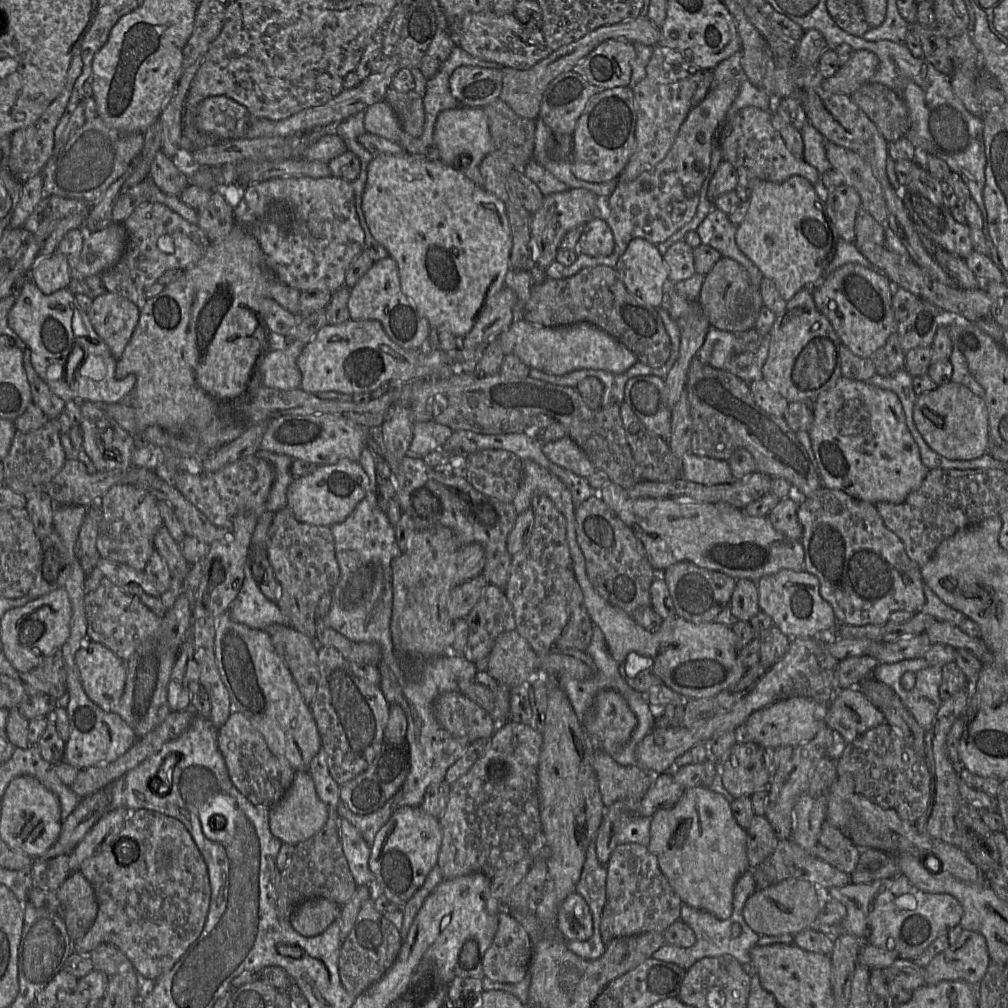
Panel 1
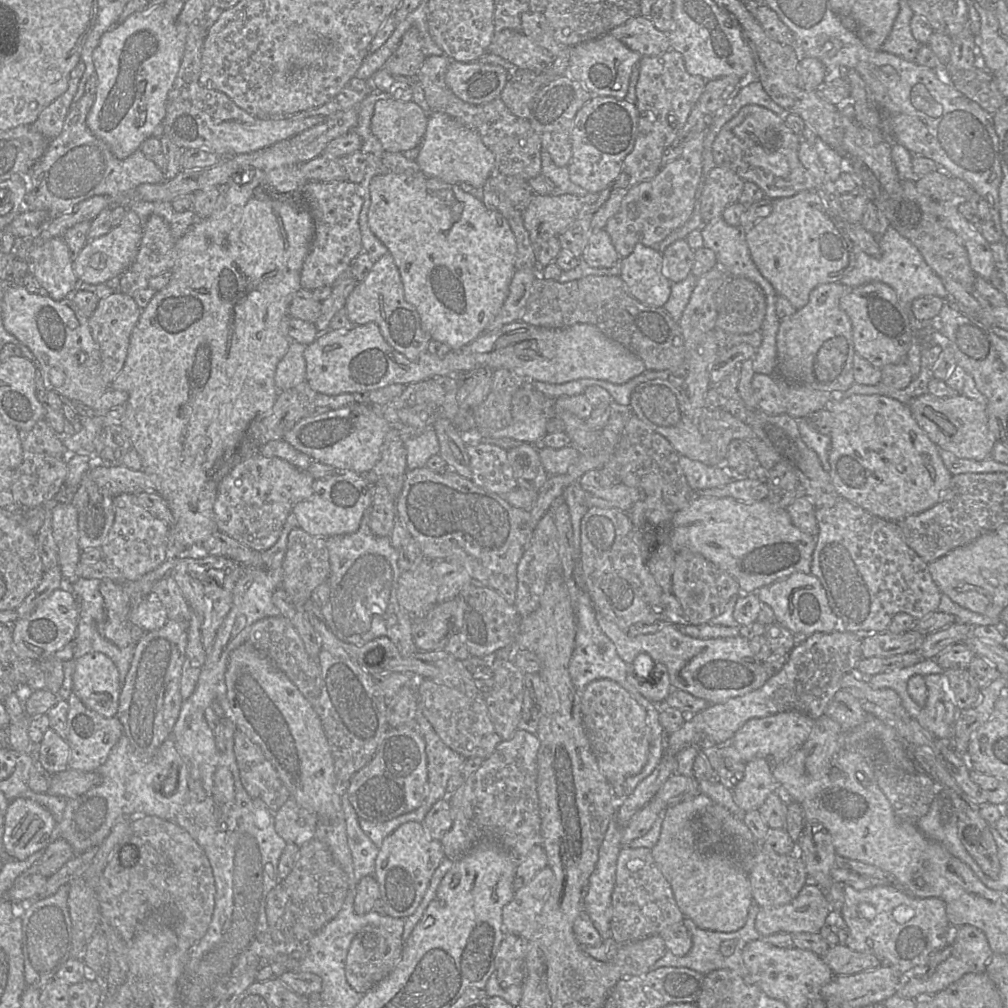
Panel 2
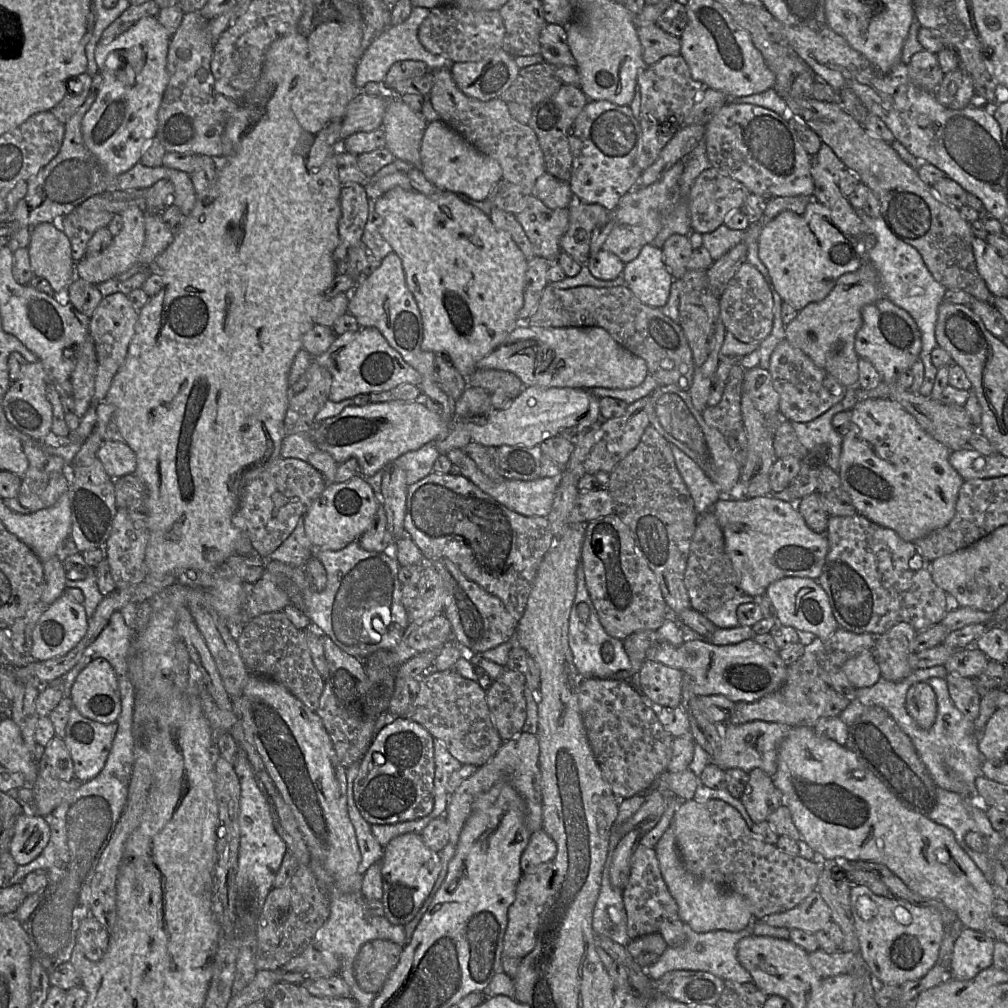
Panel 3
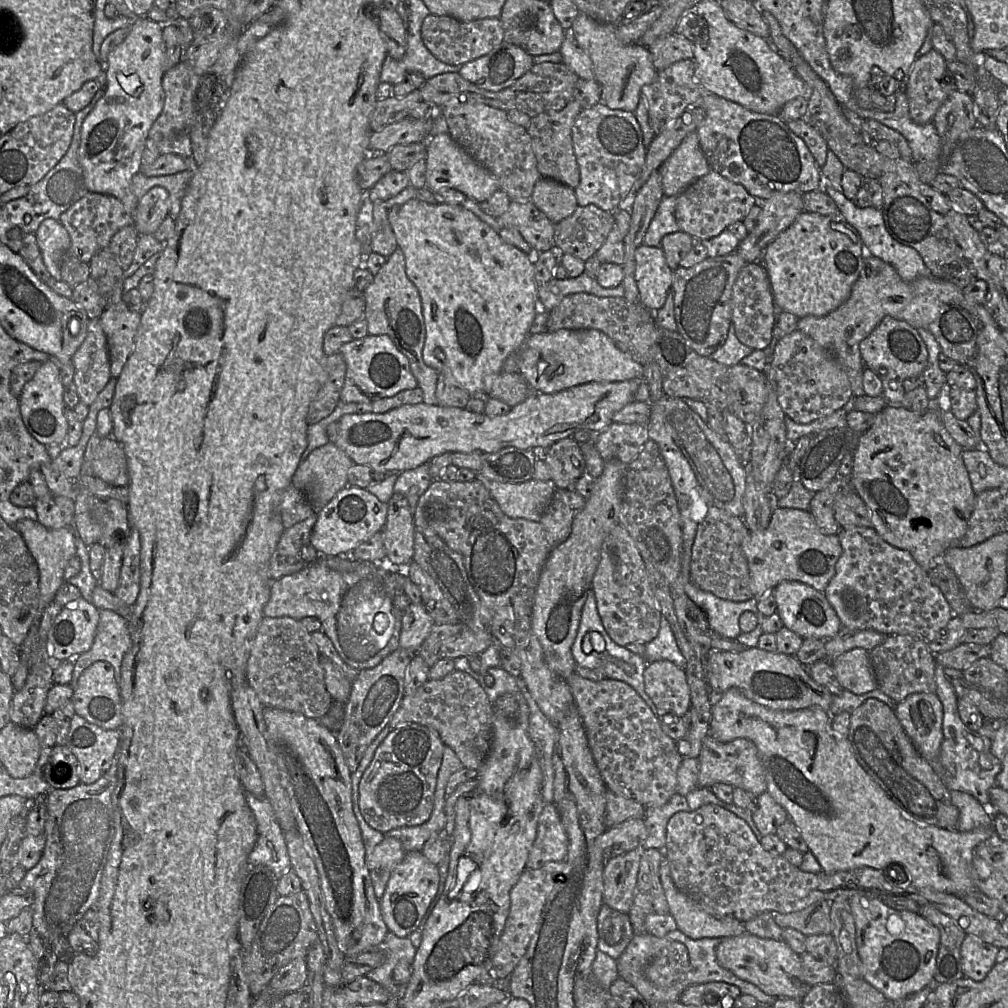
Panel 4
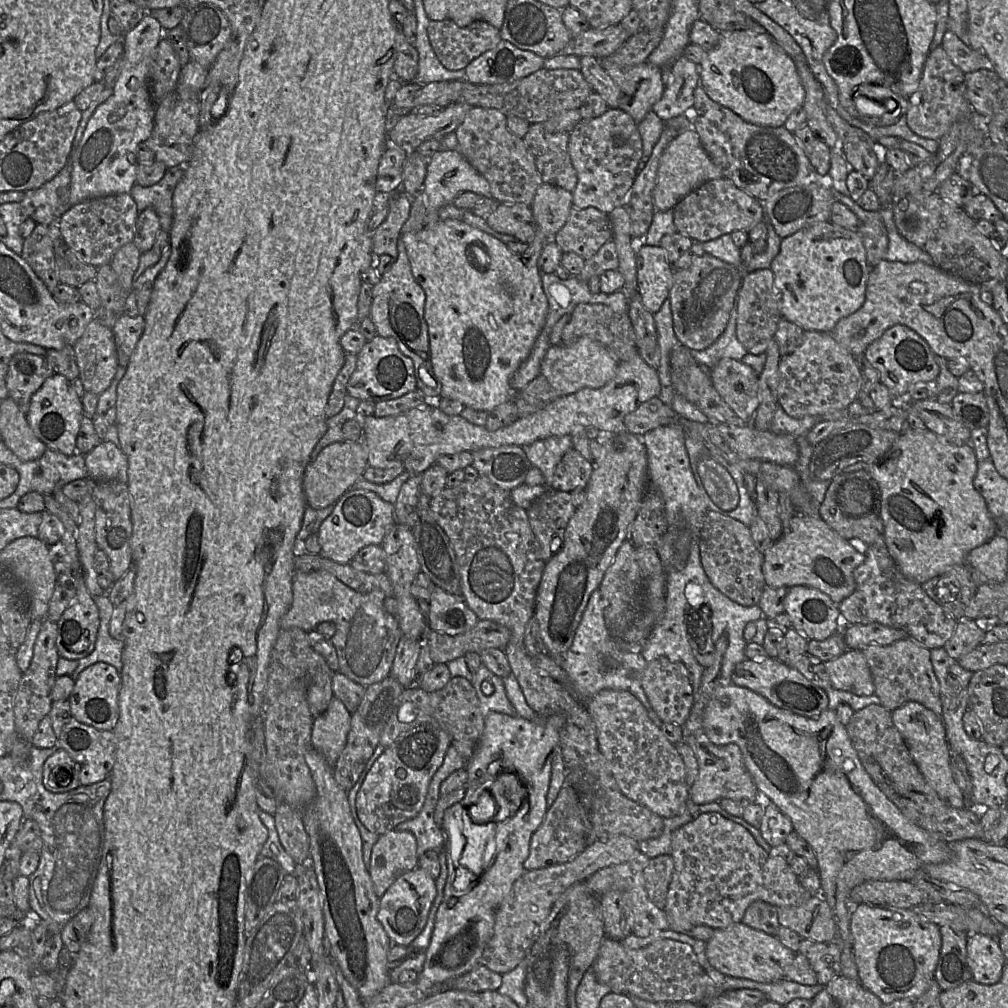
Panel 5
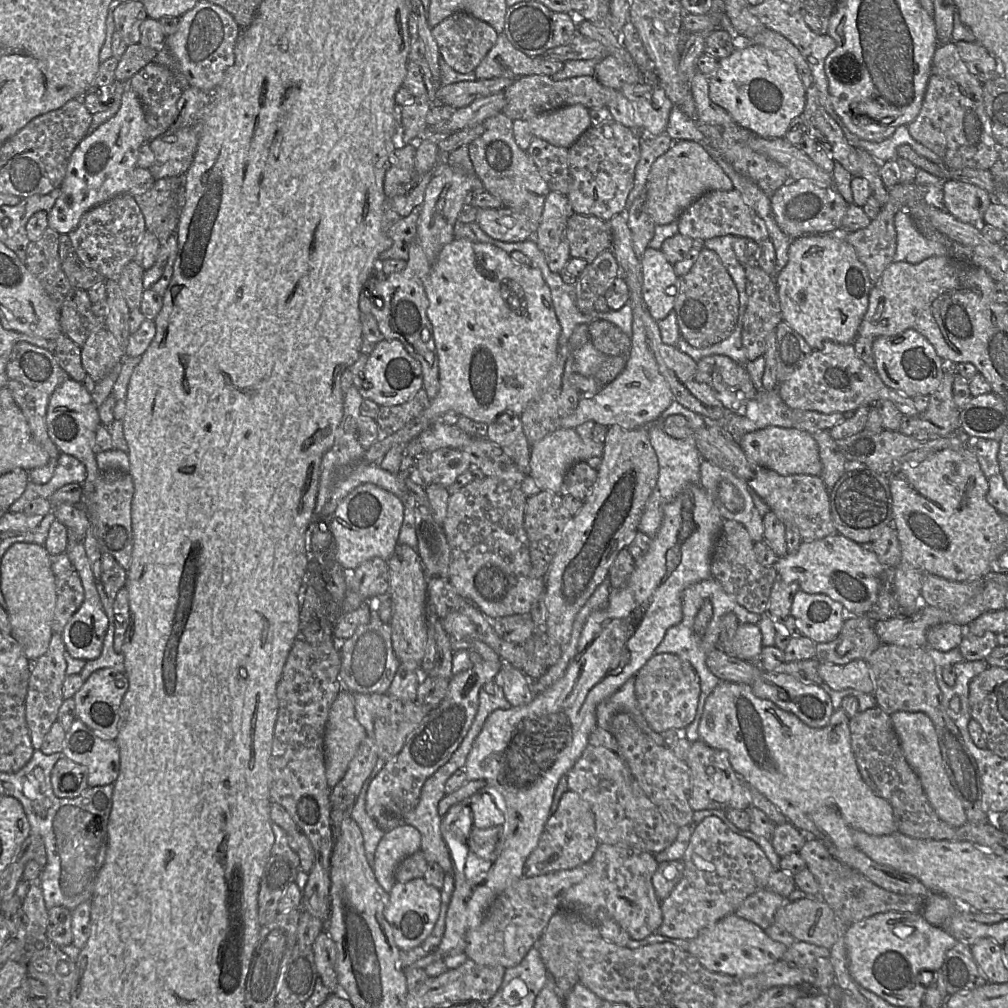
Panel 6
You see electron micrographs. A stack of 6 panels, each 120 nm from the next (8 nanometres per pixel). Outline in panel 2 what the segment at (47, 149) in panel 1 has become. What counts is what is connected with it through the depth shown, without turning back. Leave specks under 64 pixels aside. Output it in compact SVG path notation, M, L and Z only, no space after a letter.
M82 60L70 72L67 90L47 106L37 120L31 124L47 140L54 140L62 131L64 121L73 103L78 90L79 82L85 72L85 64Z

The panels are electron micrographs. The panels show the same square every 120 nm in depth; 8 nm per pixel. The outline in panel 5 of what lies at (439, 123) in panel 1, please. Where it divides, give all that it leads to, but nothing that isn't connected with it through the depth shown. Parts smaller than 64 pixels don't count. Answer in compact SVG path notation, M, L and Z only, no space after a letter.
M439 150L428 159L427 172L424 181L424 194L426 199L425 227L433 226L440 218L439 209L452 204L454 198L462 192L474 192L484 197L490 197L488 181L465 159L457 150Z

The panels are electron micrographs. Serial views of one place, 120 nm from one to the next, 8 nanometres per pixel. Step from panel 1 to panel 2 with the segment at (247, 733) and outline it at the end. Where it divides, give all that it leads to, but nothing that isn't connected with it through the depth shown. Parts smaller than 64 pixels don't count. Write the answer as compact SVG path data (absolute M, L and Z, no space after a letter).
M237 729L234 753L246 792L252 798L261 799L271 810L278 811L291 794L261 748Z

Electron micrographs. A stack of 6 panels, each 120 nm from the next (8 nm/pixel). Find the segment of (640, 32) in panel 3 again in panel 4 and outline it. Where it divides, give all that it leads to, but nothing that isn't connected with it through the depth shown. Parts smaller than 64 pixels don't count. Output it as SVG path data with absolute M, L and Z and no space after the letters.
M676 33L658 38L648 47L655 69L661 71L677 61L693 59L693 43Z

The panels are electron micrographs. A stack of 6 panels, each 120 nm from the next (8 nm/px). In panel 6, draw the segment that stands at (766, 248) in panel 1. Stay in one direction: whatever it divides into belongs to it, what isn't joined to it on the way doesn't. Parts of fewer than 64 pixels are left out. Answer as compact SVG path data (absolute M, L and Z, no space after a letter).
M841 232L804 235L791 241L788 256L788 263L775 276L783 321L798 332L813 350L823 349L827 343L853 344L867 312L873 287L868 271L853 246Z

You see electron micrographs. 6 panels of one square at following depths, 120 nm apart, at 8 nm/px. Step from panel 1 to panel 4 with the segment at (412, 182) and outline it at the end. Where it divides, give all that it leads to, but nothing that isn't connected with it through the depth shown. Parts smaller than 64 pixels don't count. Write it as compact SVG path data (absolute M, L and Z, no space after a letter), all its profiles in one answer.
M411 199L392 208L388 219L398 248L405 257L406 274L417 287L425 323L424 363L452 378L471 397L487 399L495 375L506 358L518 352L539 307L534 279L534 255L503 242L497 232L461 204L430 204Z

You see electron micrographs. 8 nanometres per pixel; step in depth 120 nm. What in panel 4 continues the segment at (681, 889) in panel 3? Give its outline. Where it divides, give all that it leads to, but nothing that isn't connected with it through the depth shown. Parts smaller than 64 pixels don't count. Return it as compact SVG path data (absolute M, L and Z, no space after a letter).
M664 855L660 864L660 880L669 905L669 913L675 919L677 929L689 938L725 938L746 932L743 922L732 916L713 916L678 890Z

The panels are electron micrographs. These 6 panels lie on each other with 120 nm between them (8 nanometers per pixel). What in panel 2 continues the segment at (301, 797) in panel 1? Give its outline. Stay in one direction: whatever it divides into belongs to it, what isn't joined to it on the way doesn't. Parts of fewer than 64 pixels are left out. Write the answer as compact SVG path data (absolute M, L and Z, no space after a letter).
M293 797L276 812L275 831L286 843L299 848L315 837L318 817L299 806Z

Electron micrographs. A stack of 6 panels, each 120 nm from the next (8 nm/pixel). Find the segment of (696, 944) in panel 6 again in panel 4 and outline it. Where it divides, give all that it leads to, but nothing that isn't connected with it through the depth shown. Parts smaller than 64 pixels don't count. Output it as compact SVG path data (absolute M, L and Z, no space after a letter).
M748 932L722 938L716 948L718 963L738 978L751 982L770 996L802 999L810 991L810 986L802 980L801 955L781 940L764 939Z

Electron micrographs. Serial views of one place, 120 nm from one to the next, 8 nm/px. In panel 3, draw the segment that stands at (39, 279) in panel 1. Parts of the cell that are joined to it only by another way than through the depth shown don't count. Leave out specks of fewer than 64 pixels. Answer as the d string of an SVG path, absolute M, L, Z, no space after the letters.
M38 224L32 231L28 246L34 275L46 279L55 293L68 290L76 278L70 241L58 225Z

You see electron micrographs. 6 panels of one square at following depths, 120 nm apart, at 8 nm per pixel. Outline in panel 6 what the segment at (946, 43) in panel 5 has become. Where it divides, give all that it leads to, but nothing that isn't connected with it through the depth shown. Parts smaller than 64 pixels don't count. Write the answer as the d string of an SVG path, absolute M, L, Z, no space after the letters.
M976 40L972 43L958 41L955 44L969 72L982 84L998 76L995 58Z

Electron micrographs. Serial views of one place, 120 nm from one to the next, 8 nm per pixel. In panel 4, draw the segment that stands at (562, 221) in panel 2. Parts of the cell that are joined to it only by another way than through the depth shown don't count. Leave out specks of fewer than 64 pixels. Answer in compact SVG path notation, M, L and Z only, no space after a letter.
M531 200L511 201L508 209L496 219L501 228L519 231L533 251L544 252L555 249L555 224Z

